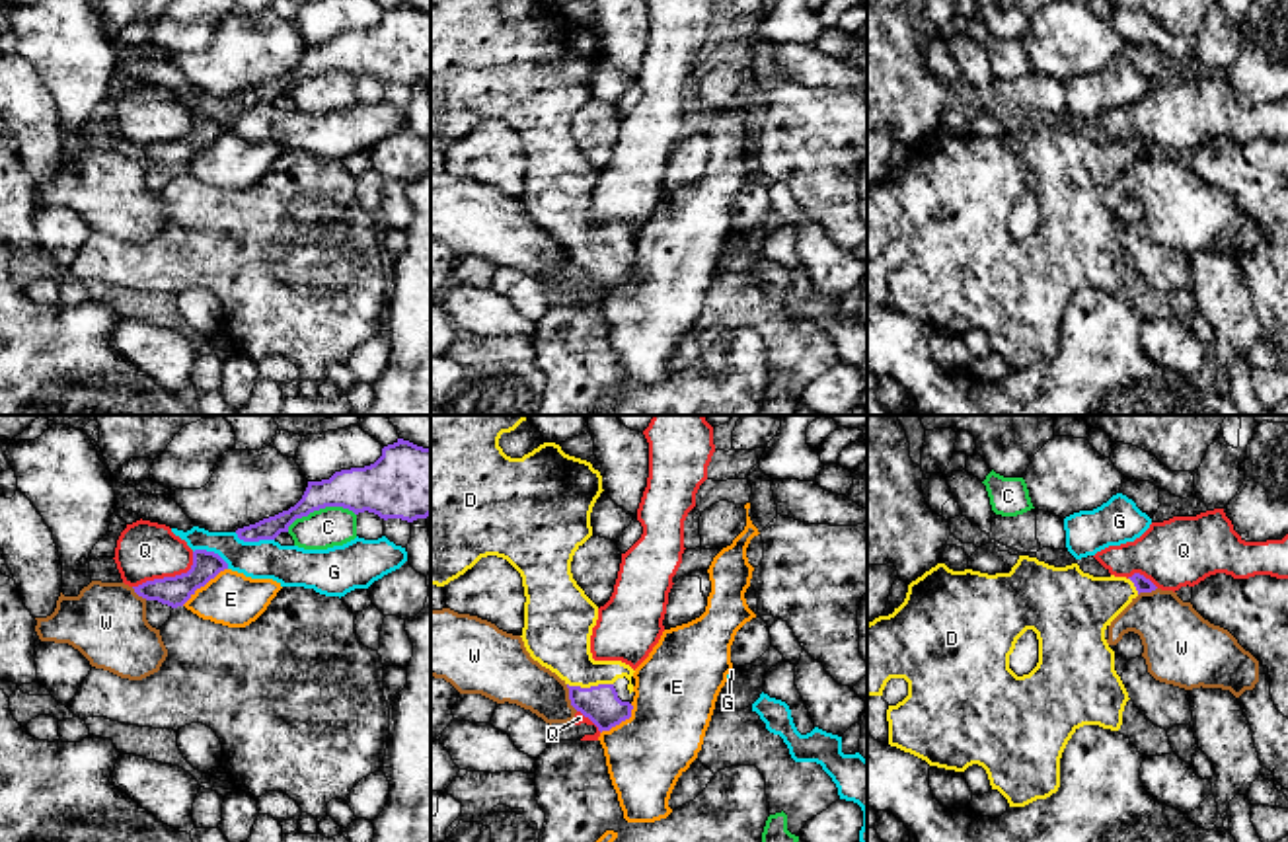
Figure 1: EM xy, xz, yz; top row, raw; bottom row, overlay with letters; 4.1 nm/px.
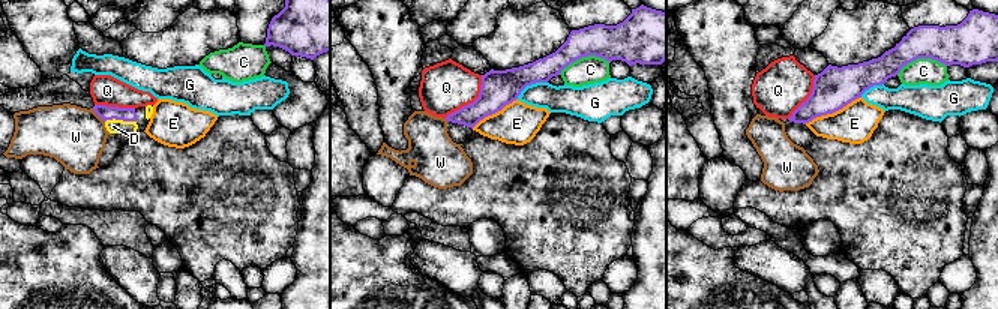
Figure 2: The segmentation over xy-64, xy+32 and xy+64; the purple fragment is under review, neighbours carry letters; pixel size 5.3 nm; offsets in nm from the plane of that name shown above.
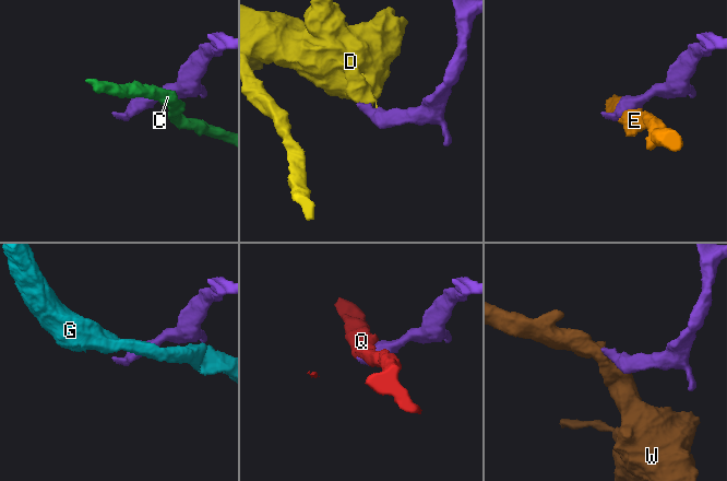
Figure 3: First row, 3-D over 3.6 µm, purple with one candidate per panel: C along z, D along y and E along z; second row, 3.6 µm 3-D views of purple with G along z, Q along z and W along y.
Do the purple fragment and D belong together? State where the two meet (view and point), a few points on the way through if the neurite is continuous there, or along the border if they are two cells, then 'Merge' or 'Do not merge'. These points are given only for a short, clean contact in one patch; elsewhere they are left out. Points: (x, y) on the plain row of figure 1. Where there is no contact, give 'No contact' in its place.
Touches purple at xz (591, 250). Path across: xz (601, 267), (591, 250), (558, 199). Merge

